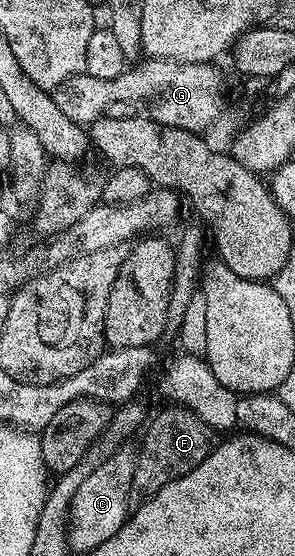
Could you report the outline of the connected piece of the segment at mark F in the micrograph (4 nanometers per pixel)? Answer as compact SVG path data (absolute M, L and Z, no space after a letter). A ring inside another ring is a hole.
M168 404L168 407L153 420L147 423L143 431L144 439L140 442L140 455L137 453L134 458L134 476L132 477L133 487L141 490L141 495L151 496L160 491L163 486L170 484L170 480L178 480L178 476L186 476L206 456L210 456L214 445L214 431L212 427L204 423L192 410L179 404Z

